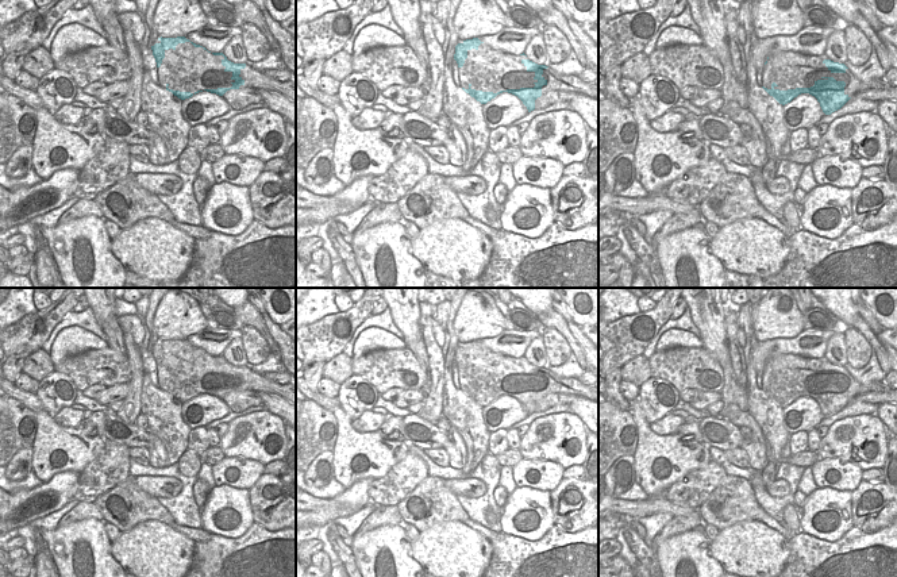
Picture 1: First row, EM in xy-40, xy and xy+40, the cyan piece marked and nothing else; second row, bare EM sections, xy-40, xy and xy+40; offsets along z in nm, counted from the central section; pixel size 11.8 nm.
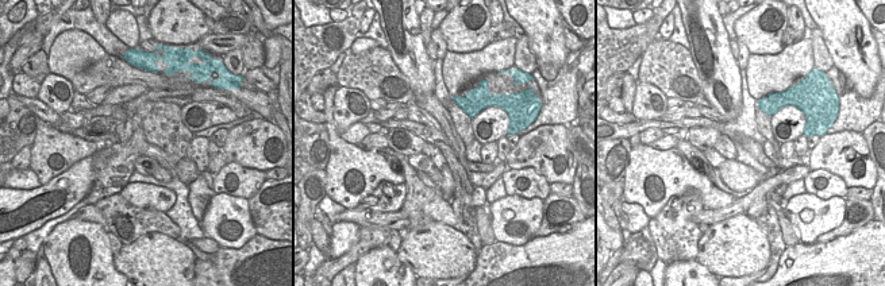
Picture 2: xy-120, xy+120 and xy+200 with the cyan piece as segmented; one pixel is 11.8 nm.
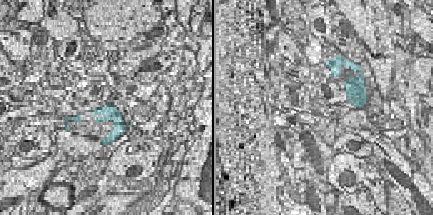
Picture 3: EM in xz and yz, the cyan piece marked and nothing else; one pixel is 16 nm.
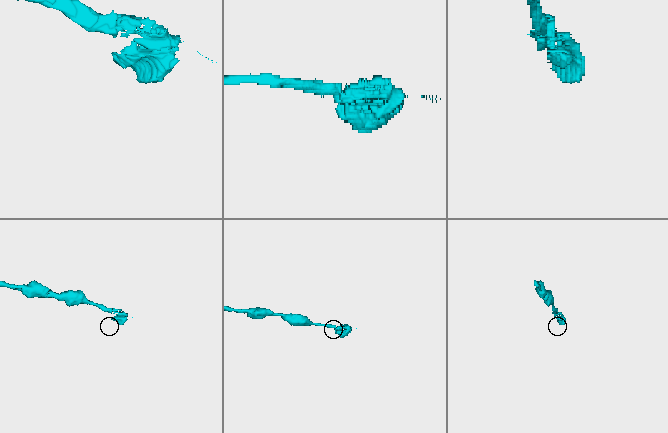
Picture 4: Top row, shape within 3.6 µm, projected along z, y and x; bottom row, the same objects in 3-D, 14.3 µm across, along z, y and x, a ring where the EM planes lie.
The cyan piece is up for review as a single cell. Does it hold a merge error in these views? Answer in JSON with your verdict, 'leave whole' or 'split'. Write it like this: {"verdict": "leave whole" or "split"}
{"verdict": "leave whole"}

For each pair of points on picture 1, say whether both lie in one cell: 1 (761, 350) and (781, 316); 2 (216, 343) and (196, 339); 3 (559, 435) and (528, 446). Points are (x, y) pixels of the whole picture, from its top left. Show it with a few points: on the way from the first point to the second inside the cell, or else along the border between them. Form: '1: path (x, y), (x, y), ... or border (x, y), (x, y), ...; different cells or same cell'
1: border (799, 333), (790, 338), (772, 338), (758, 342); different cells
2: path (211, 341), (201, 339); same cell
3: path (551, 438), (536, 443); same cell

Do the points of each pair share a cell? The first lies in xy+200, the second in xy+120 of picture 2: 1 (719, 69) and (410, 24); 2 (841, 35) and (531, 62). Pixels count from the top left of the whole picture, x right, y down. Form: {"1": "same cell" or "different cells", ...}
{"1": "same cell", "2": "different cells"}

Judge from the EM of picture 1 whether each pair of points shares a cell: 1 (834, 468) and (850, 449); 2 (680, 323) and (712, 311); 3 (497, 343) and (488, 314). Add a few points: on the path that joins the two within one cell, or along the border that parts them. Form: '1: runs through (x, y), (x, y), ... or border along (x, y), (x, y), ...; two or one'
1: border along (819, 460), (842, 458), (854, 462), (862, 470); two
2: border along (688, 307), (690, 320), (699, 330), (700, 337); two
3: border along (504, 329), (496, 335), (478, 341); two

